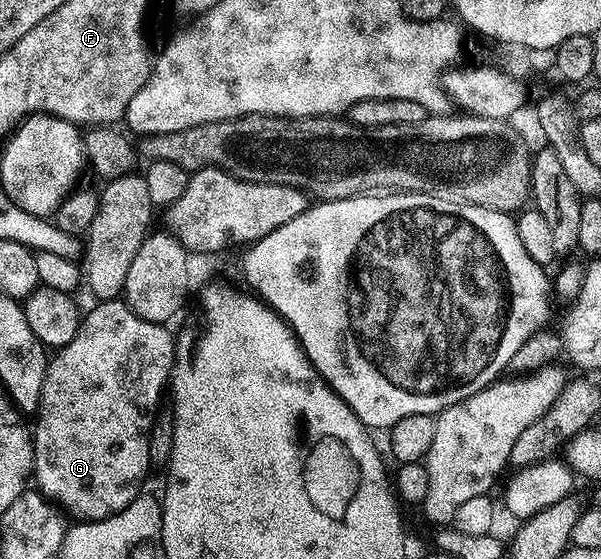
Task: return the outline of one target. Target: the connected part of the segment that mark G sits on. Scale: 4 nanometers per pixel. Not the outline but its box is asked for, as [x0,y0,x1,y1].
[31,298,175,523]

